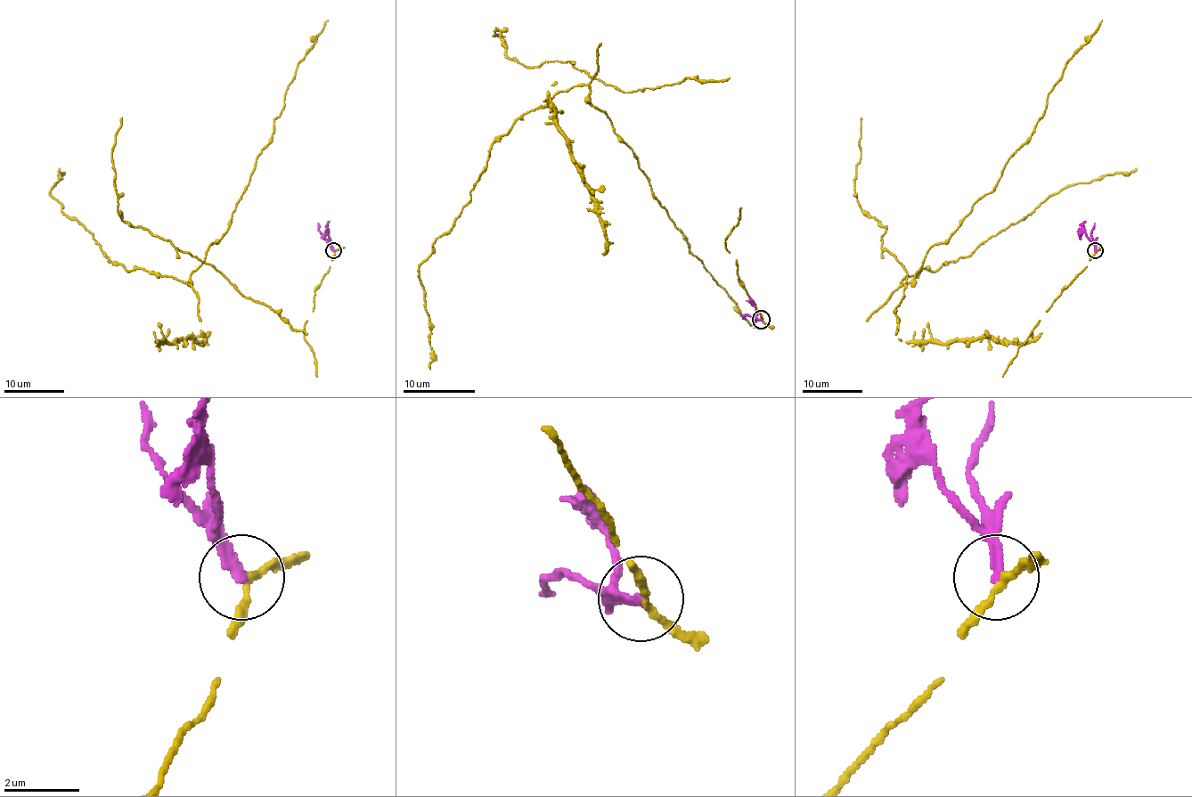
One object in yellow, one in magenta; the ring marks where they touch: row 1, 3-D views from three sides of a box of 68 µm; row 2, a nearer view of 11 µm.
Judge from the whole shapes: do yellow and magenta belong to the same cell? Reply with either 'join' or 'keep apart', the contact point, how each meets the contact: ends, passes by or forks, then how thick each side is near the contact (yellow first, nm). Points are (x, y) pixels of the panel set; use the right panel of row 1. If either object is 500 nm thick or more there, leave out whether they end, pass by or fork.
keep apart; place (1095, 250); yellow passes by; magenta ends; calibres 170 and 260 nm

